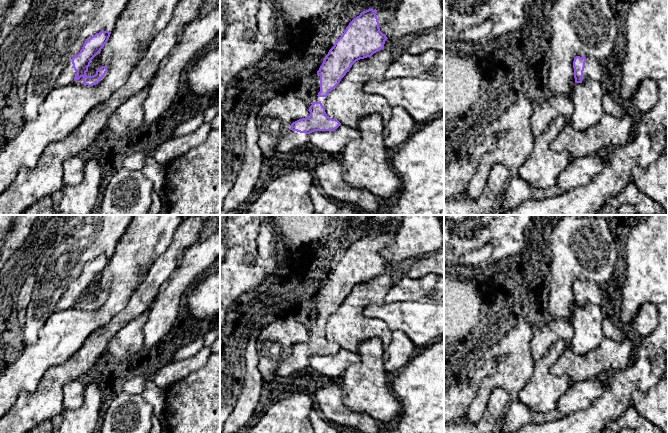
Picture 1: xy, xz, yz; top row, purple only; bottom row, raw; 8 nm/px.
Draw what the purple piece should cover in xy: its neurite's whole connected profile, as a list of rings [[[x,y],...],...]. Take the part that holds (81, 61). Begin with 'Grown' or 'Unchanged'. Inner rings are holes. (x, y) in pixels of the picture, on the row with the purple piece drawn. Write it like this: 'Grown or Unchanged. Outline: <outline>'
Grown. Outline: [[[101,31],[86,40],[78,54],[73,56],[65,64],[60,76],[56,81],[56,87],[66,86],[73,81],[83,78],[83,84],[88,86],[96,85],[105,76],[107,67],[102,66],[93,76],[87,76],[86,72],[90,66],[91,60],[101,51],[107,43],[111,32]]]

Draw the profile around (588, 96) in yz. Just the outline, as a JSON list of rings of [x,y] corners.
[[[586,79],[582,83],[575,83],[573,86],[573,113],[567,117],[572,126],[584,132],[597,124],[603,117],[603,98],[606,89],[598,81]]]

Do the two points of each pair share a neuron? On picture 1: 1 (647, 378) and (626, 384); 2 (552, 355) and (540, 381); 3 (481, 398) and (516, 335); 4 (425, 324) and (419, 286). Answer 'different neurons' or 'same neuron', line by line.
1: same neuron
2: same neuron
3: same neuron
4: different neurons

